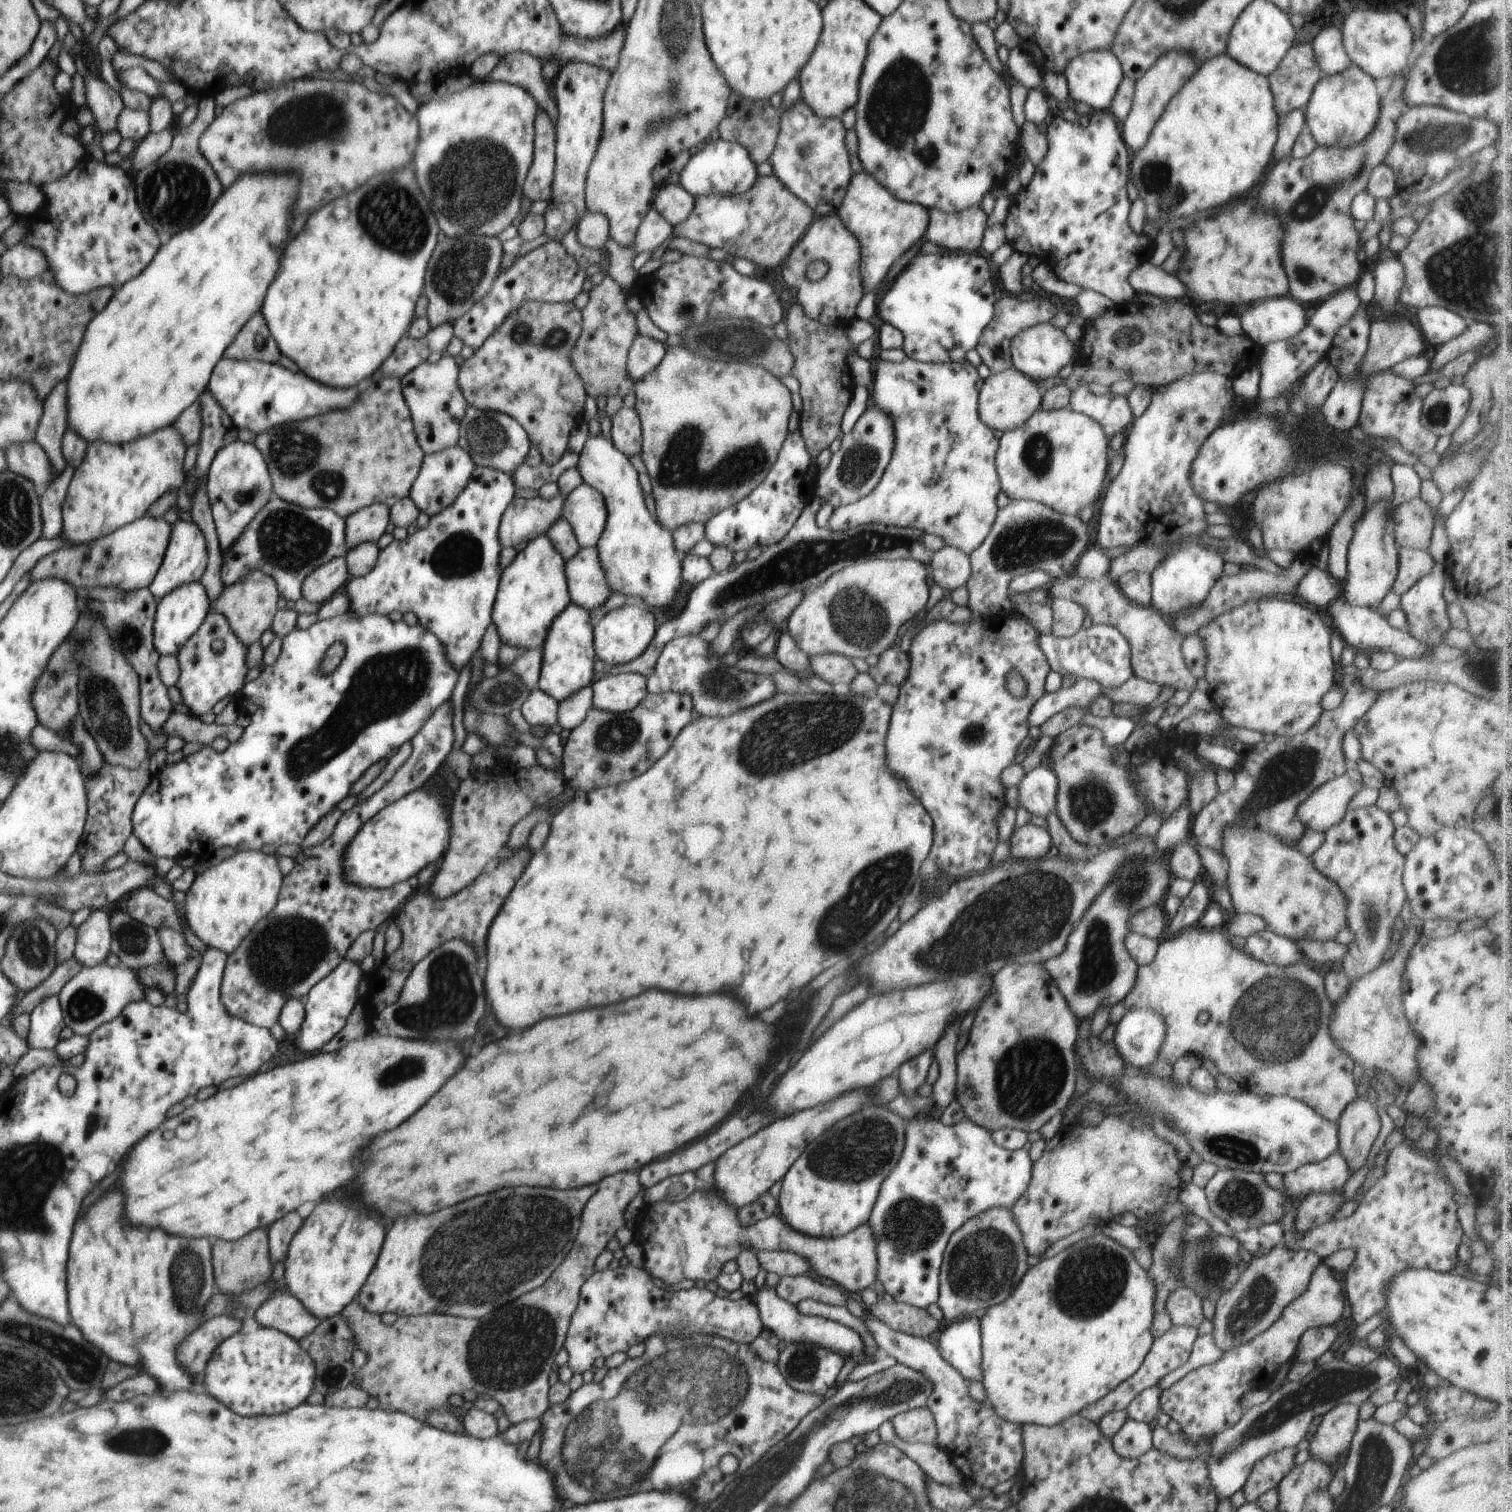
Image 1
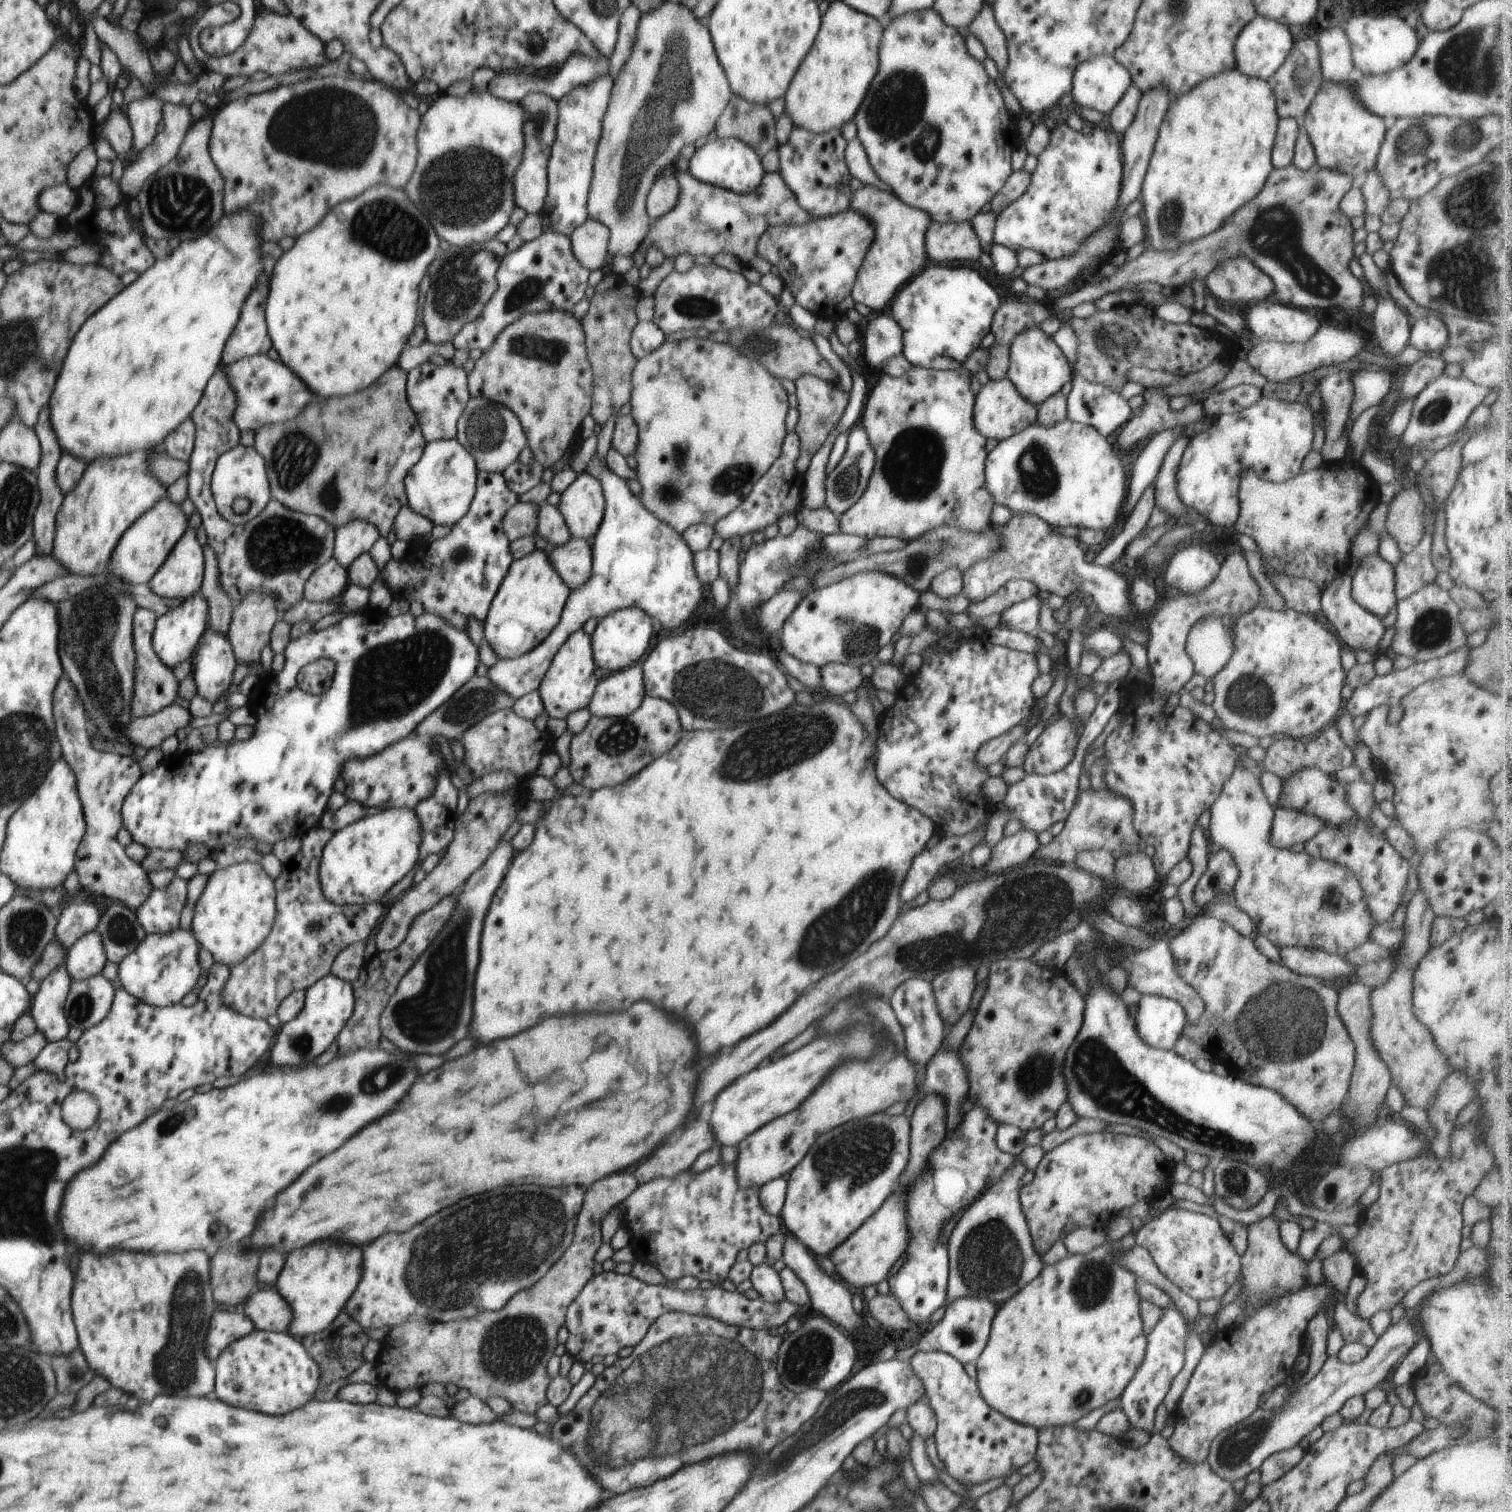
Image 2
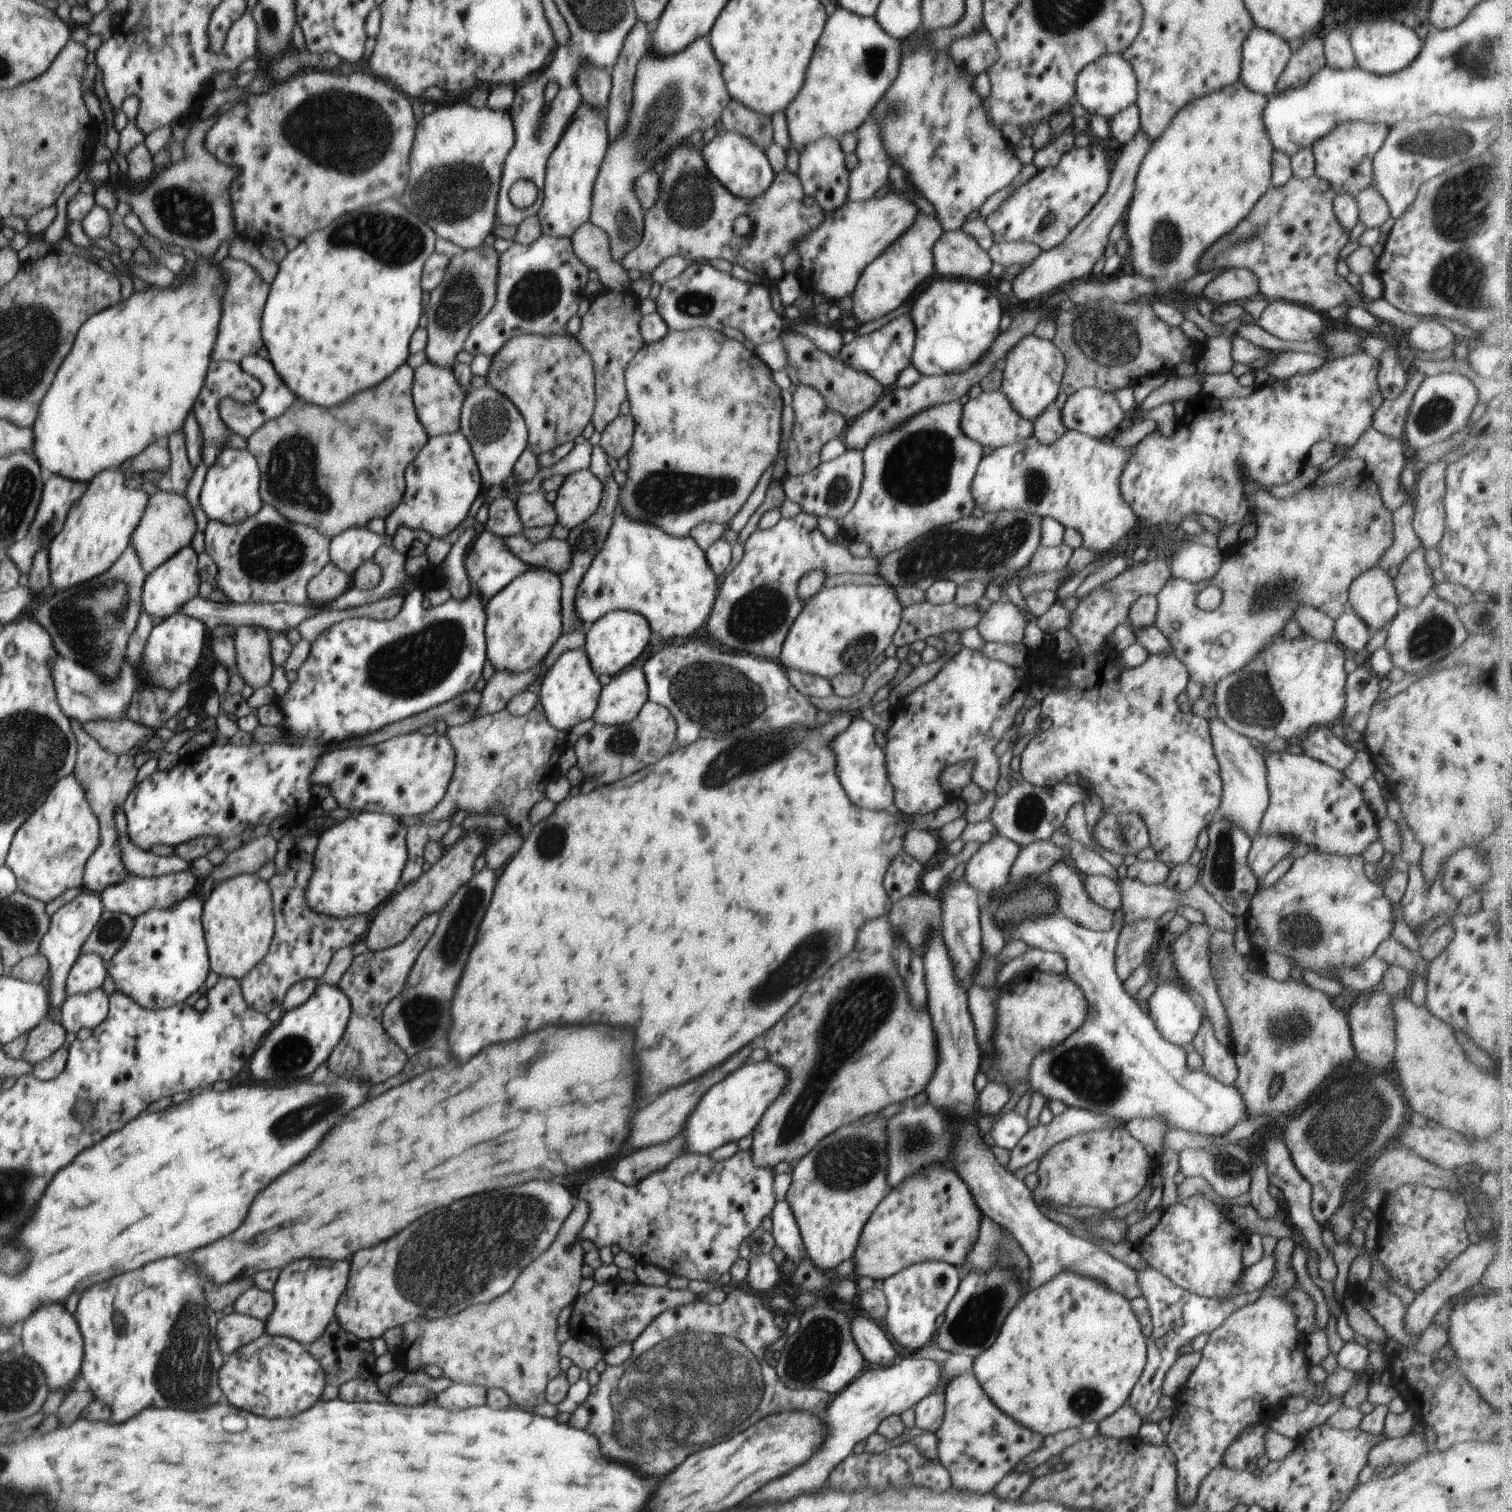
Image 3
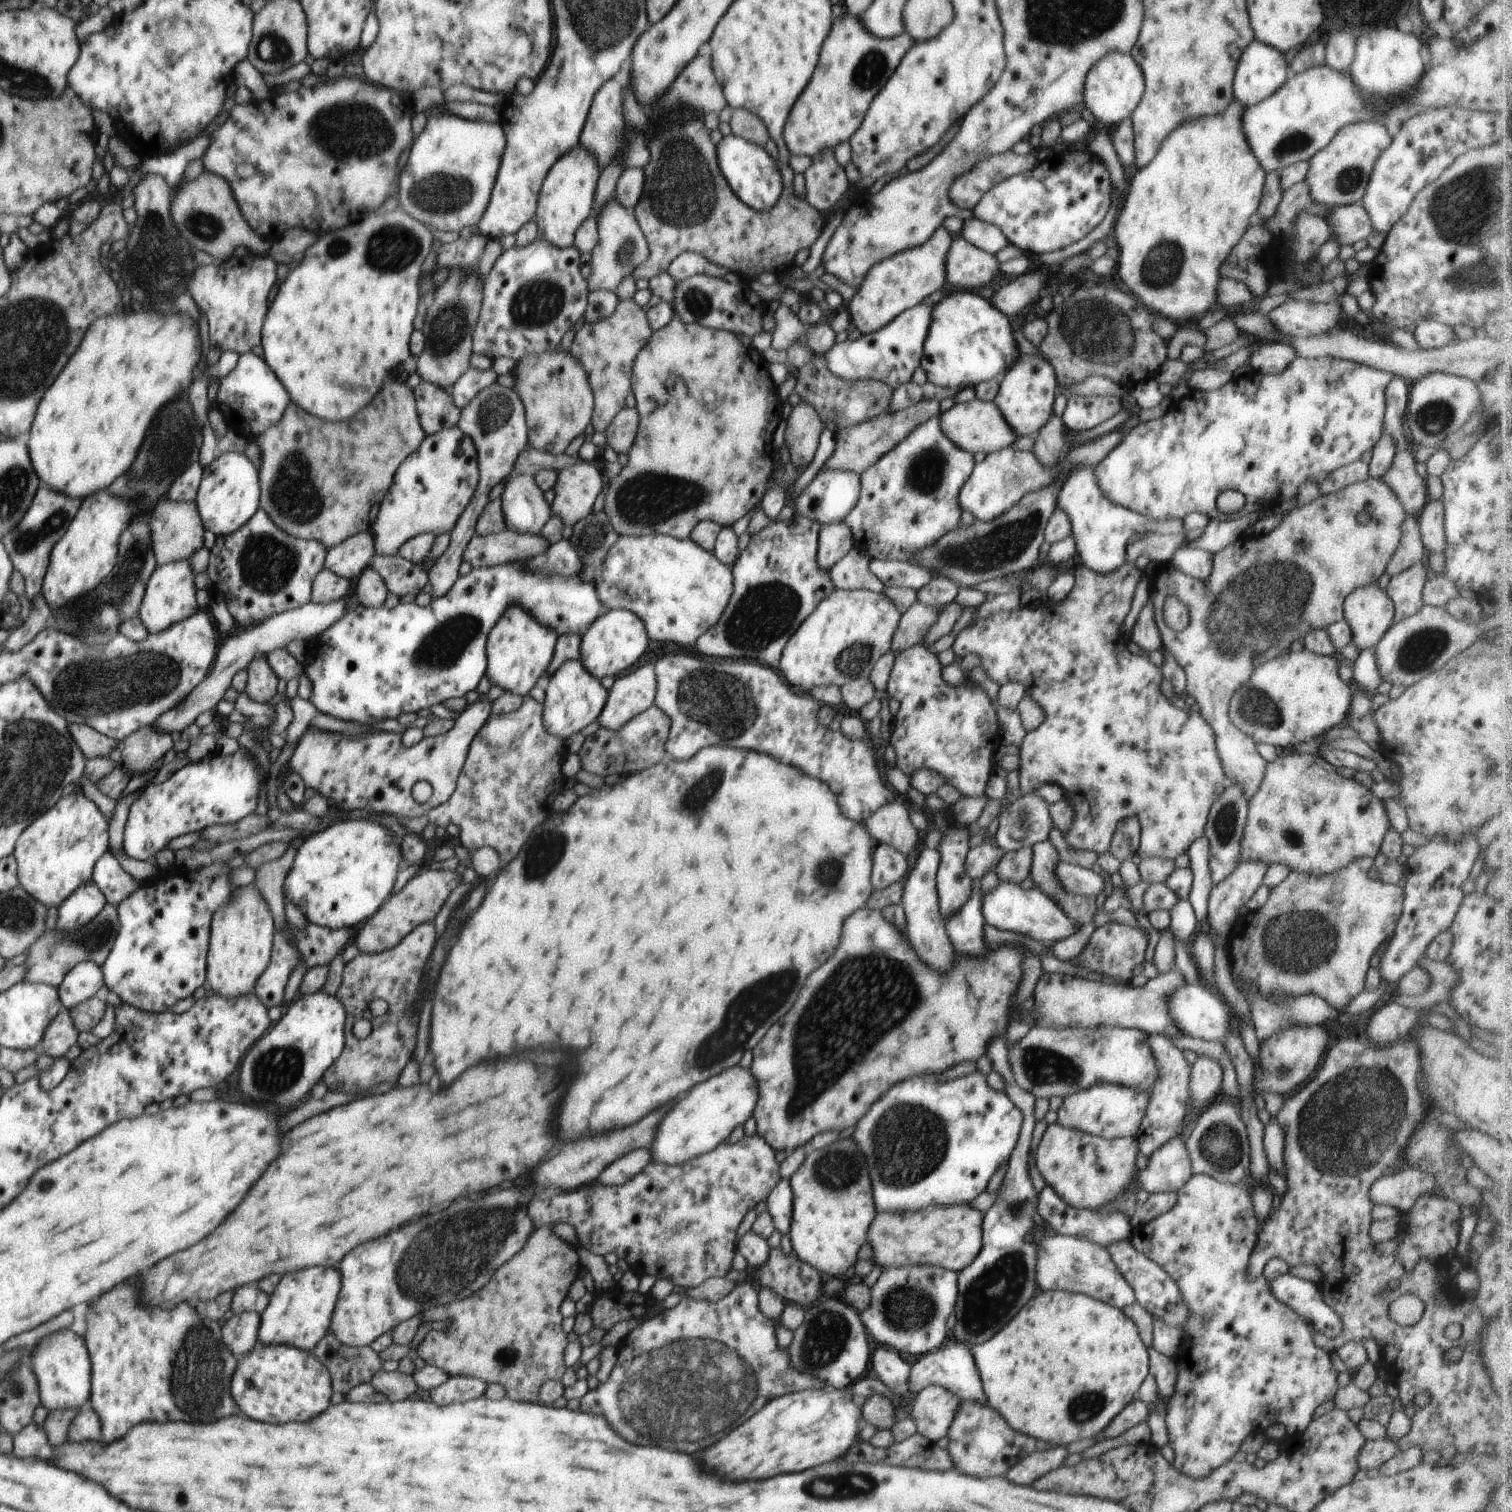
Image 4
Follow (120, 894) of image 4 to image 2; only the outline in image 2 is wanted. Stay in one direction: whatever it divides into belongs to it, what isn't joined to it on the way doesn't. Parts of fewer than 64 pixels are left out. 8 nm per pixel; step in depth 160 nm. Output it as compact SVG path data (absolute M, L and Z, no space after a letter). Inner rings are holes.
M174 877L163 889L152 889L148 900L136 910L140 924L148 934L169 935L180 928L180 914L186 903L187 880Z

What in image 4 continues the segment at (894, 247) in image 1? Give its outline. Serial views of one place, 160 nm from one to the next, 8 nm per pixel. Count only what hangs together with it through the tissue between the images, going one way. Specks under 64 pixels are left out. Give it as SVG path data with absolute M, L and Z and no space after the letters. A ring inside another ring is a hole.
M940 225L922 244L916 245L914 248L899 252L882 262L876 263L870 267L866 273L862 284L853 296L851 301L846 303L851 316L853 328L858 328L862 335L876 332L891 320L894 320L899 314L906 309L920 305L924 298L930 296L936 290L940 290L947 283L945 271L945 258L954 237Z

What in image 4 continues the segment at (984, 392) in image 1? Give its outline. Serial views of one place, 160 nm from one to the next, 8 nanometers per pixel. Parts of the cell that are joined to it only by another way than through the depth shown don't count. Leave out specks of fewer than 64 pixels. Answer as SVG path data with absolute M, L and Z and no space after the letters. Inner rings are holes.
M975 398L965 403L956 403L953 408L941 413L940 416L944 434L957 447L973 455L976 452L987 454L999 451L1007 446L1011 446L1015 440L1020 439L994 401L978 400Z

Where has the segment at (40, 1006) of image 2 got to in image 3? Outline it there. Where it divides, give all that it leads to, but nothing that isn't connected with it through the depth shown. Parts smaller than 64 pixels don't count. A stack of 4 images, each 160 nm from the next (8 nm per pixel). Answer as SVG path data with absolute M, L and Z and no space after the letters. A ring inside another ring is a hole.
M83 888L74 900L65 904L53 914L50 930L40 940L39 953L42 953L49 962L48 992L50 993L51 1010L47 1012L48 1020L51 1020L49 1017L60 1012L61 1006L67 998L68 973L79 957L82 945L86 942L86 939L90 936L90 933L103 915L104 908L101 899L101 895Z

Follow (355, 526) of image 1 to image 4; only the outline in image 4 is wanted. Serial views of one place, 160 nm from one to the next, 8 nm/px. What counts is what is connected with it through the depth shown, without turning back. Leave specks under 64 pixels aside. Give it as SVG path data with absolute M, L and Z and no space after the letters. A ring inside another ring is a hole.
M370 530L362 531L327 549L324 568L354 582L359 574L371 566L375 540Z

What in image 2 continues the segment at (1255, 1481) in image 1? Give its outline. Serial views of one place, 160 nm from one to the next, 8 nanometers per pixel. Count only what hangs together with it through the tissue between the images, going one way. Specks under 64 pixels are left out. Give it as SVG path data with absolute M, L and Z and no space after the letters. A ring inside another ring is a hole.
M1300 1444L1285 1451L1274 1453L1269 1456L1259 1469L1261 1474L1260 1484L1262 1487L1275 1483L1287 1473L1287 1469L1294 1467L1305 1455L1305 1450Z

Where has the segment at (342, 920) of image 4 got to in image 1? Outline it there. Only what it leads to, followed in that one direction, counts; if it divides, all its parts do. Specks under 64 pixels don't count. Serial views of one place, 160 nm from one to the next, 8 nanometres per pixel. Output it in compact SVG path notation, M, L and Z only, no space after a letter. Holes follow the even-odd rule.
M445 762L437 774L437 780L447 786L443 793L422 785L383 808L360 827L343 858L345 879L359 888L388 889L416 876L428 864L438 862L445 855L451 839L450 808L461 780Z

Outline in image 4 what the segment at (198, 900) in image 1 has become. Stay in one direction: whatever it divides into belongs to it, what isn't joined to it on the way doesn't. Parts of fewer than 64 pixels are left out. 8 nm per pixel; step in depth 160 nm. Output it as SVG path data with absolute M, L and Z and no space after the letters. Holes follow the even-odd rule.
M246 885L236 889L235 895L231 896L231 903L226 903L223 907L218 908L211 920L208 947L208 986L206 987L227 999L253 992L259 976L263 974L270 962L274 933L275 924L269 904L258 888L254 885Z

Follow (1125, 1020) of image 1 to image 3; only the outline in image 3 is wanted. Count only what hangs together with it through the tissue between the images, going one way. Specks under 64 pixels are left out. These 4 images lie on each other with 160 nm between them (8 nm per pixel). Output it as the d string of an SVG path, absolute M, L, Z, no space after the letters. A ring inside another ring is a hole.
M1162 983L1148 1000L1149 1017L1164 1040L1183 1047L1193 1042L1203 1014L1188 991Z

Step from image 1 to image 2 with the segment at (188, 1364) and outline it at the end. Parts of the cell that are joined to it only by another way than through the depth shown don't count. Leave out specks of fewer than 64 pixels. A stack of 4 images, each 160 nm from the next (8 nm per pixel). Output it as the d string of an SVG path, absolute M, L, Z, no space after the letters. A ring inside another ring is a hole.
M216 1309L211 1318L206 1355L214 1362L228 1346L254 1331L255 1323L242 1312Z

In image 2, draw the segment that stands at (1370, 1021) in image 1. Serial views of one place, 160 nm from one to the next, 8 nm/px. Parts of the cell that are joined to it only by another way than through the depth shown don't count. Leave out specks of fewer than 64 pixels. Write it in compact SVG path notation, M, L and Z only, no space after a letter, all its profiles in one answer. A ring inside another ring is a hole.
M1418 889L1407 905L1403 923L1404 935L1396 968L1376 988L1371 989L1371 1023L1369 1038L1390 1071L1391 1082L1396 1084L1409 1106L1426 1110L1440 1083L1450 1074L1451 1066L1444 1053L1436 1048L1432 1033L1421 1023L1413 1012L1413 976L1420 960L1431 948L1431 926L1435 919L1424 893Z

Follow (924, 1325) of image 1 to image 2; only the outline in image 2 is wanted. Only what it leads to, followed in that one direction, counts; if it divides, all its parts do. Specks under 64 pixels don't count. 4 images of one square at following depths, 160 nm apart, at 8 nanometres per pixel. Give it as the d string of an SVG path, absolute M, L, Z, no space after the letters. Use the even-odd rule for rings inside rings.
M877 1294L868 1303L870 1316L878 1320L882 1329L908 1330L915 1326L915 1322L904 1312L900 1303L890 1294Z

